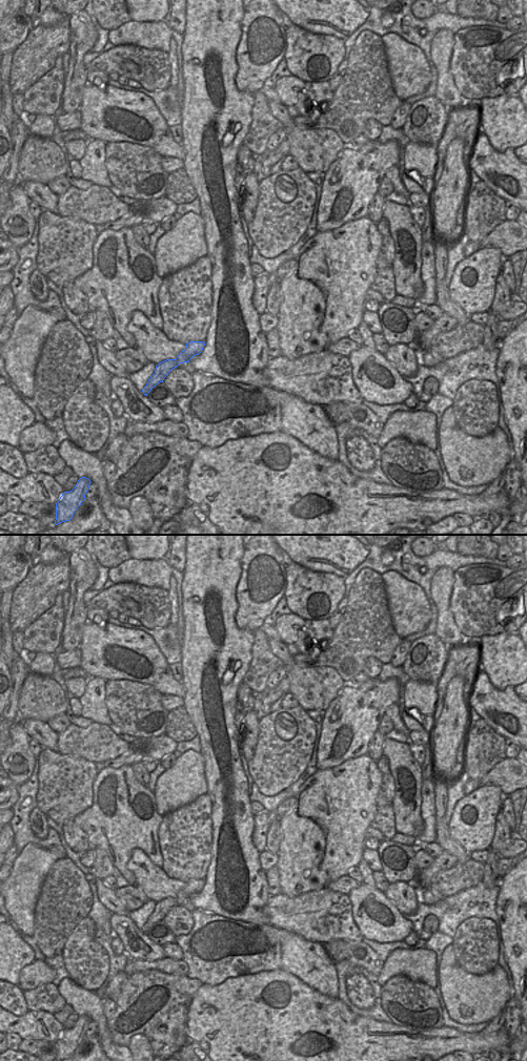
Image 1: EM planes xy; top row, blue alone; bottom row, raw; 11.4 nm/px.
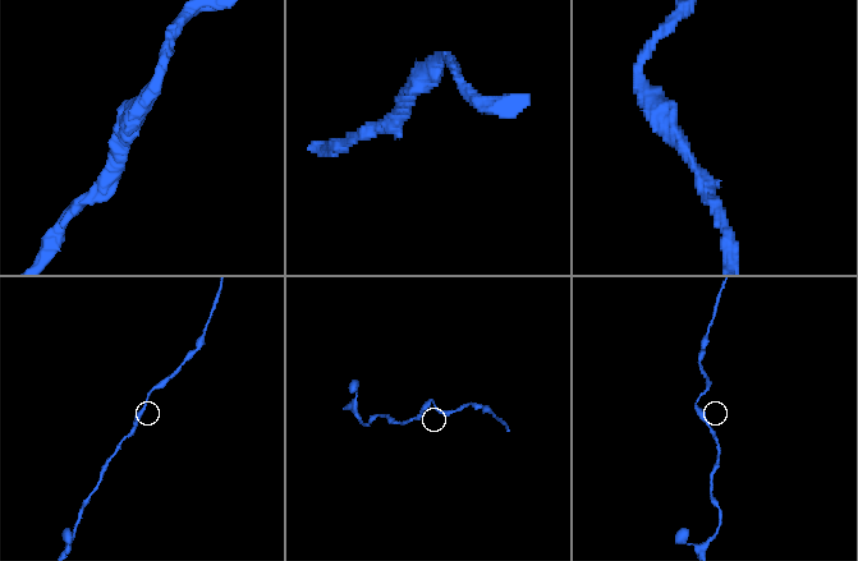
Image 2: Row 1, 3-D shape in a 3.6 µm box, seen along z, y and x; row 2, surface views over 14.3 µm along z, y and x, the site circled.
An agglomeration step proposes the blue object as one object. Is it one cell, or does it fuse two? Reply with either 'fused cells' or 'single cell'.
single cell

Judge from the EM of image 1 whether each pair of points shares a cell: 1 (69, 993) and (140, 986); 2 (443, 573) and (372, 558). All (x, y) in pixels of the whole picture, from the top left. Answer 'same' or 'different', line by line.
1: different
2: different

